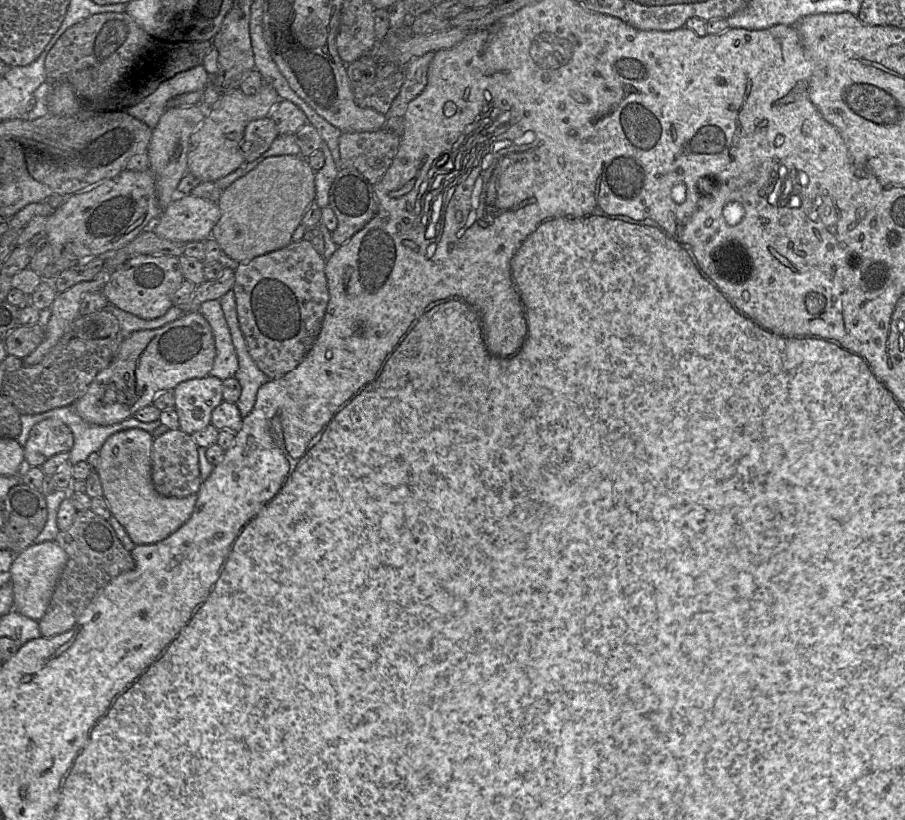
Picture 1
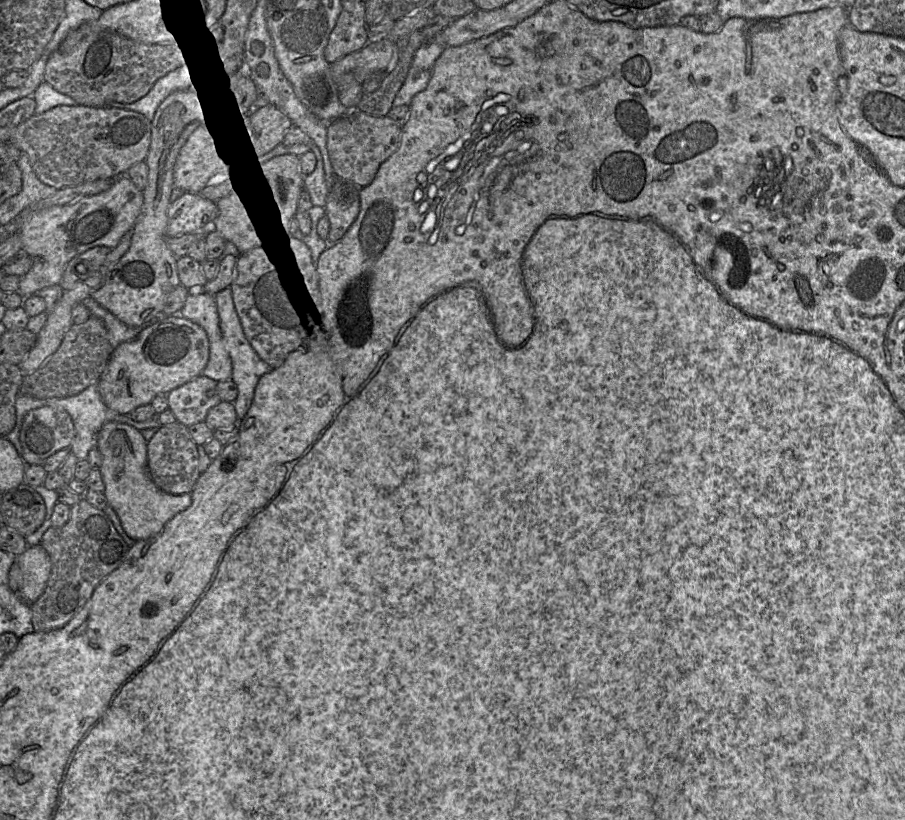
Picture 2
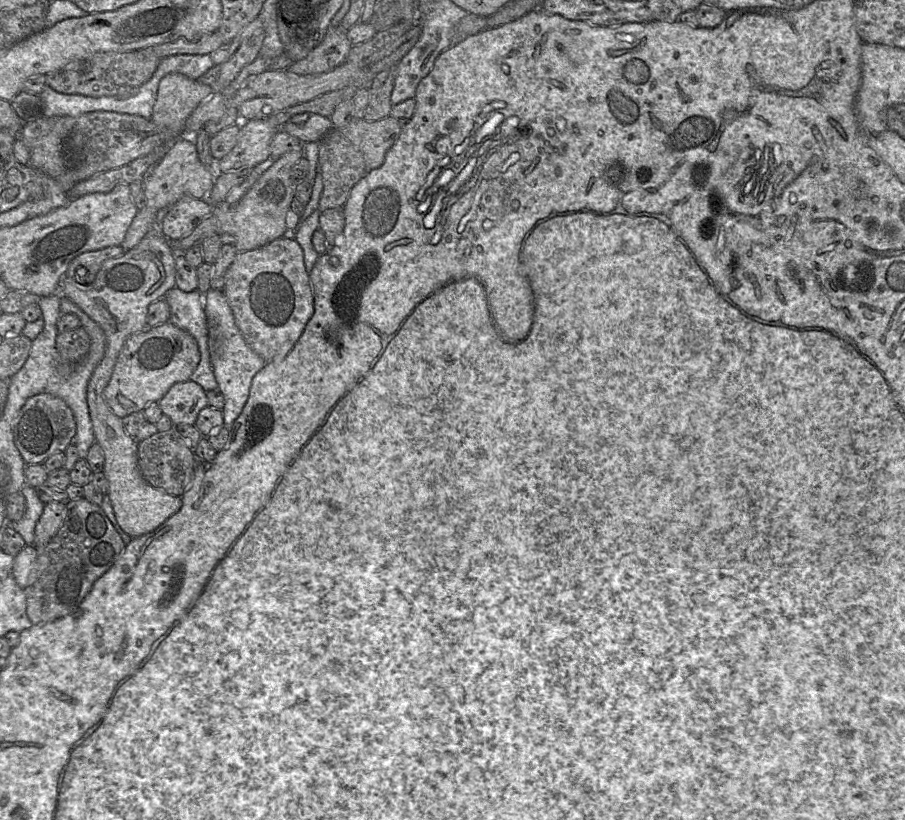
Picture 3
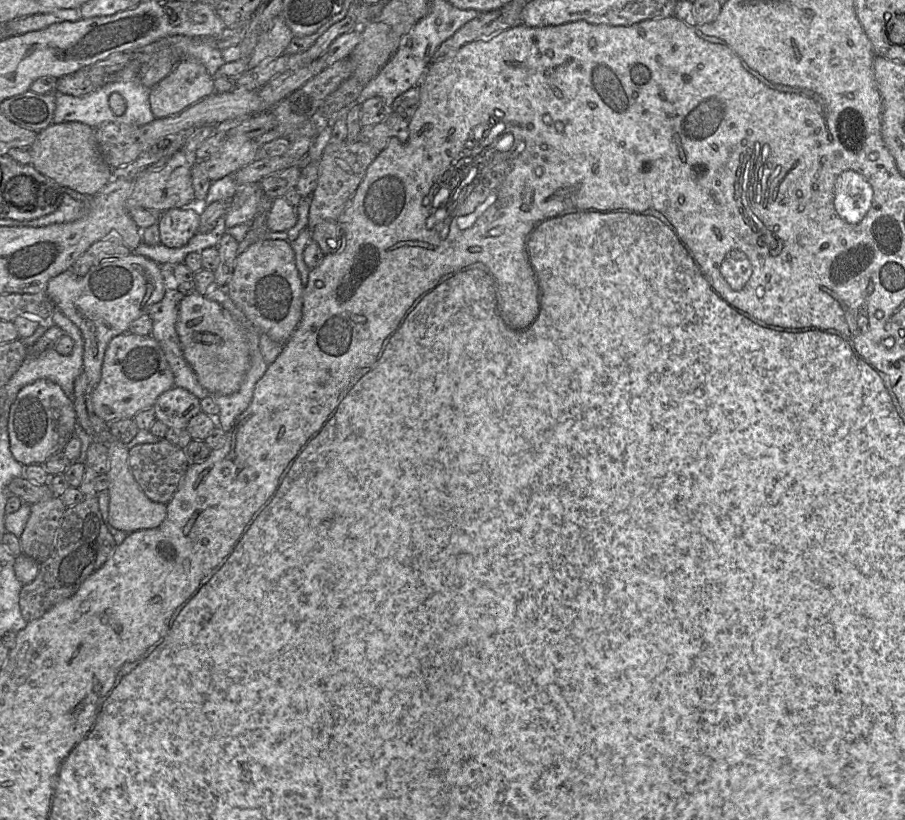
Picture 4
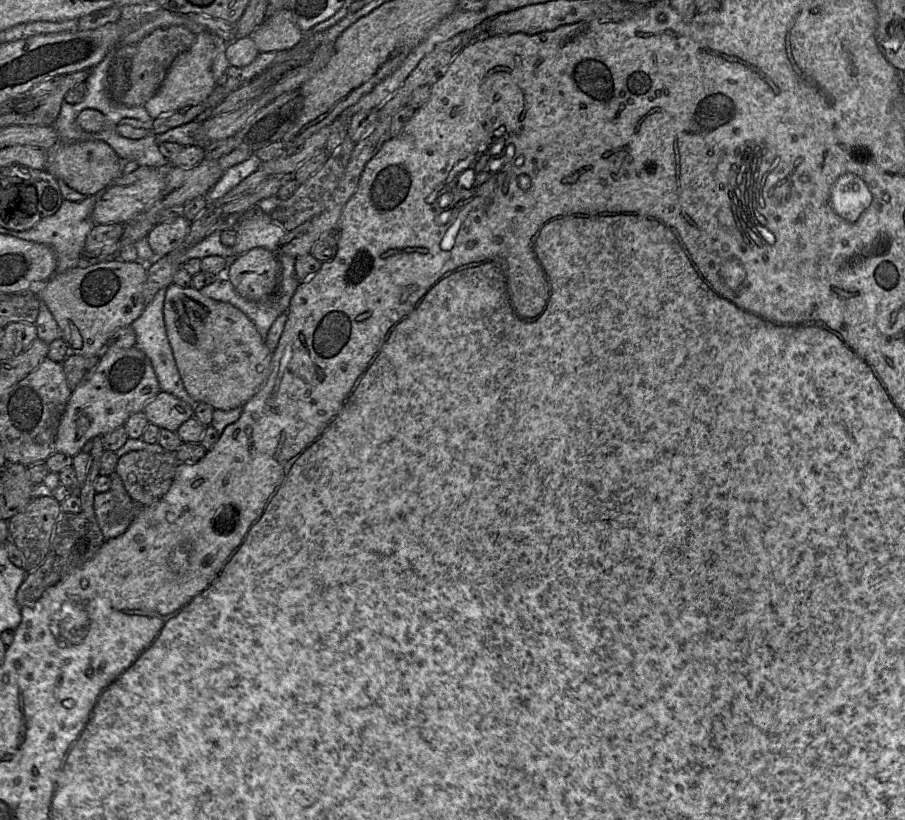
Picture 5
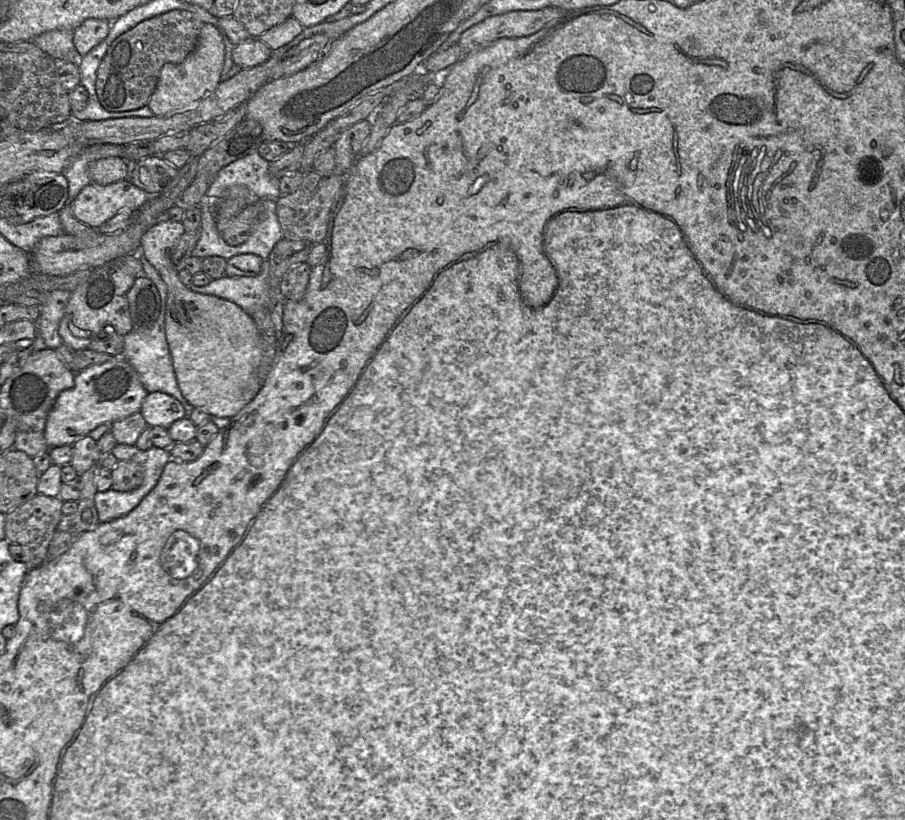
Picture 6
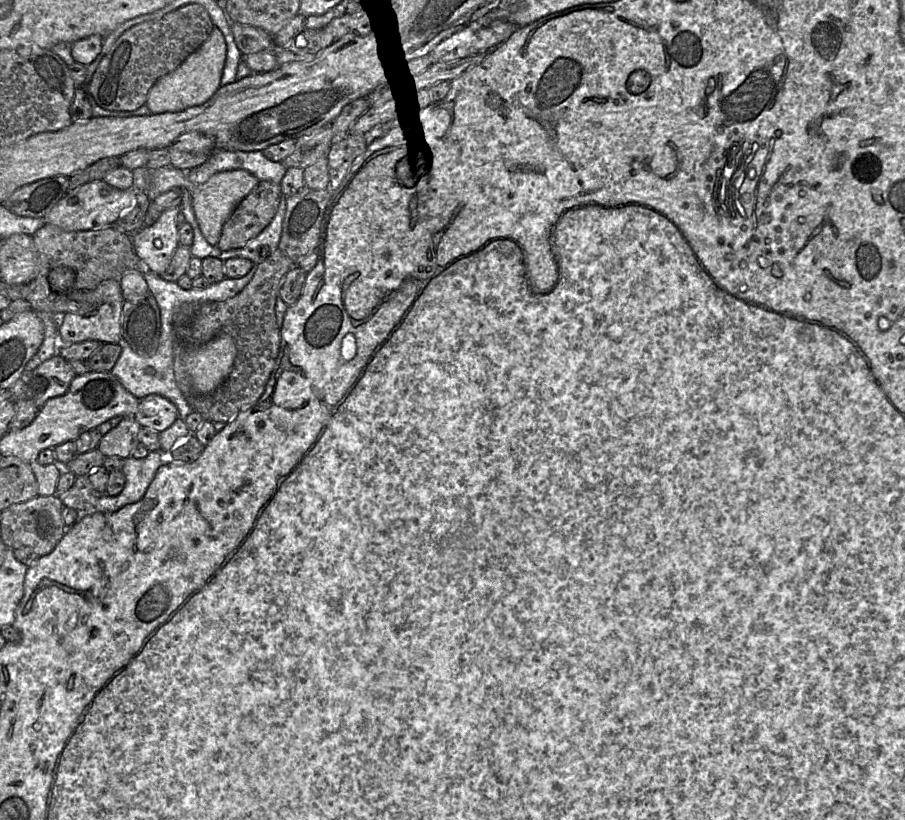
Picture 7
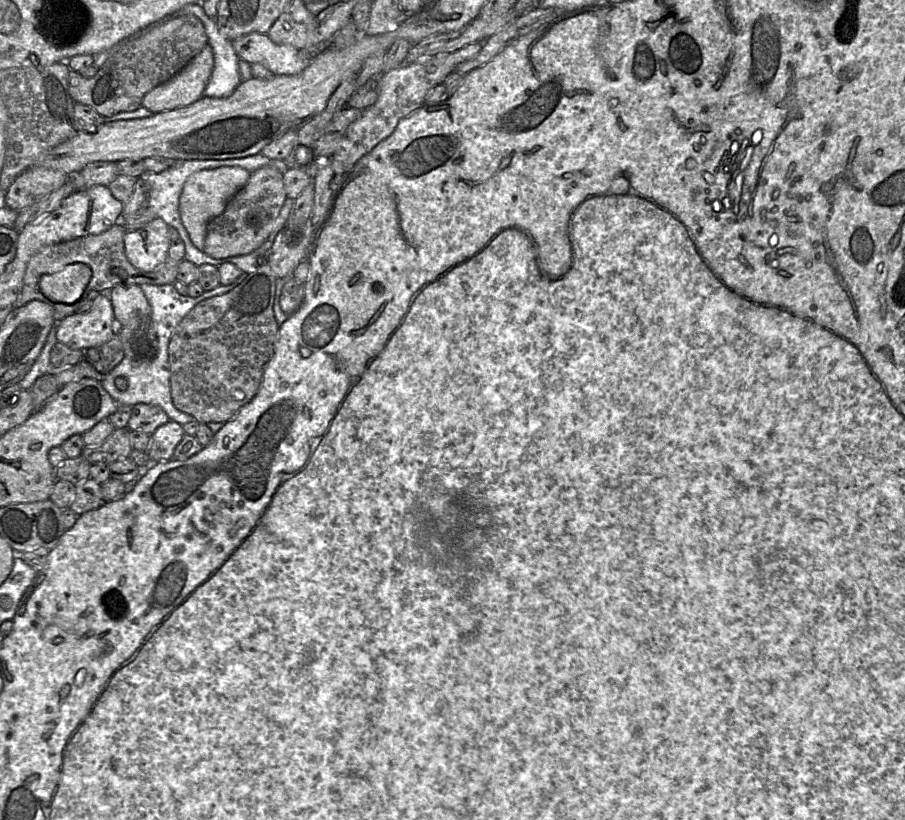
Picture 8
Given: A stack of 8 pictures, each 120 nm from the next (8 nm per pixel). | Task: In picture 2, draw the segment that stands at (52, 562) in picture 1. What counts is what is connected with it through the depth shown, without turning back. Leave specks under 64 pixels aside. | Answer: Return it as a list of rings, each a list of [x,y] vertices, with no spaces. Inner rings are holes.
[[[39,544],[29,546],[16,557],[22,573],[22,584],[17,595],[31,606],[44,592],[51,572],[51,560]]]

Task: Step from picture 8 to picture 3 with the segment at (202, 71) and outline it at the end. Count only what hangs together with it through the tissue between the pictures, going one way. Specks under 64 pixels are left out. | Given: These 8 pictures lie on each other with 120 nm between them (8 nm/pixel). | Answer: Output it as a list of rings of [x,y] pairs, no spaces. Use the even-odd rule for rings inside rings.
[[[183,74],[164,76],[160,80],[150,117],[160,128],[162,143],[174,143],[183,132],[189,115],[213,93],[211,86]]]

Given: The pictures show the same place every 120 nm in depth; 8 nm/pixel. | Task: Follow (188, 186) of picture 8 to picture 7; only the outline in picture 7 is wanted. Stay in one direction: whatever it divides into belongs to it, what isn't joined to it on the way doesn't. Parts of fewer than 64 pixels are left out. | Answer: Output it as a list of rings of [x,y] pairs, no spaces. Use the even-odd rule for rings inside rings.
[[[228,170],[213,174],[206,182],[190,189],[192,207],[198,226],[211,245],[219,241],[222,227],[236,206],[255,188],[259,180],[245,170]]]

